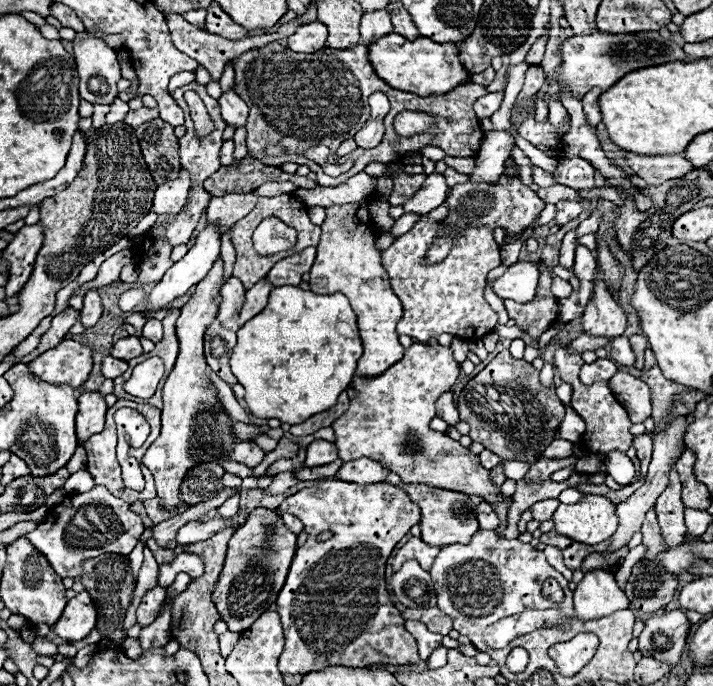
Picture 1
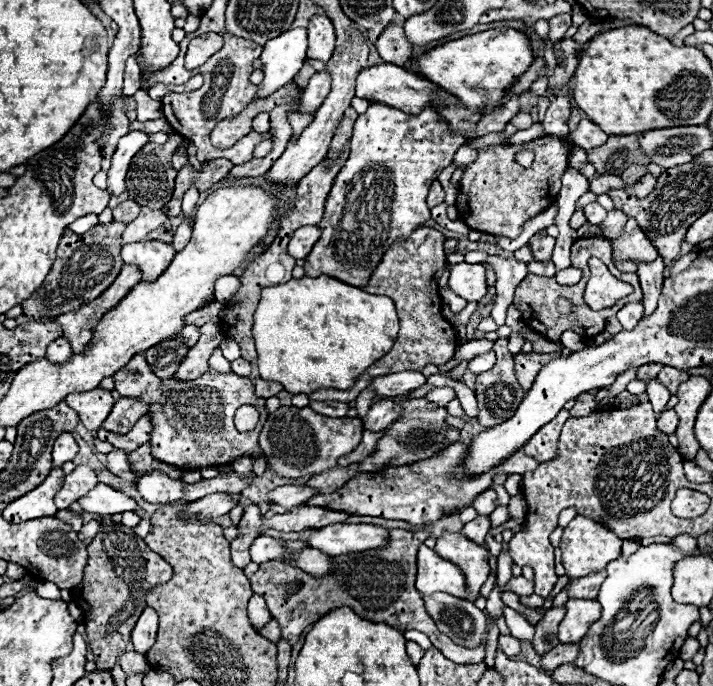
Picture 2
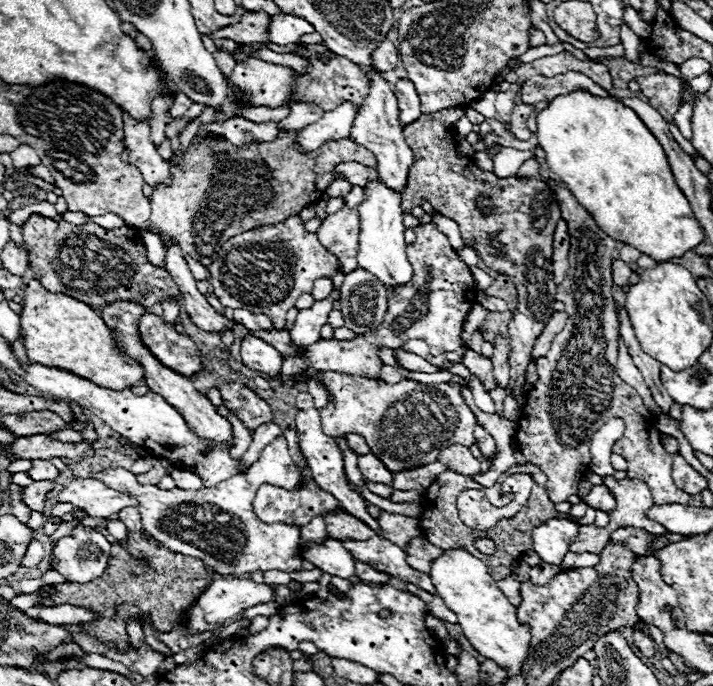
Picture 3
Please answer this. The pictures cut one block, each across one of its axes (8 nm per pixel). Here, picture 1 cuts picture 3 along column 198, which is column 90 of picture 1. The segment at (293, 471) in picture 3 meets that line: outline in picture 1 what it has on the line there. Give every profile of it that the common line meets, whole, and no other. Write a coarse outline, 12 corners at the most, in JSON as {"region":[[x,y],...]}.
{"region":[[104,486],[70,494],[24,538],[60,578],[128,556],[144,532]]}

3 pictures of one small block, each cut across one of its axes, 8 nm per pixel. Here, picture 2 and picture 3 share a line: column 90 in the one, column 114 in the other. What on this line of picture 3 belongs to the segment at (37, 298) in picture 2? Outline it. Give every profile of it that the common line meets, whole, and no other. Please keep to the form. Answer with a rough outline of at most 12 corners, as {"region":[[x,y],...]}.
{"region":[[21,228],[30,276],[98,310],[180,296],[136,228]]}

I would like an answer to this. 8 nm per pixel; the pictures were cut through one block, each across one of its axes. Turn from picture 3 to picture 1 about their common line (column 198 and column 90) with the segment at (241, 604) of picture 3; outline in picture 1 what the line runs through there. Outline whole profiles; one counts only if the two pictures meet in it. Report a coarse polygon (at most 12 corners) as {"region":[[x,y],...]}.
{"region":[[90,594],[66,604],[54,630],[76,642],[94,630],[98,612]]}

